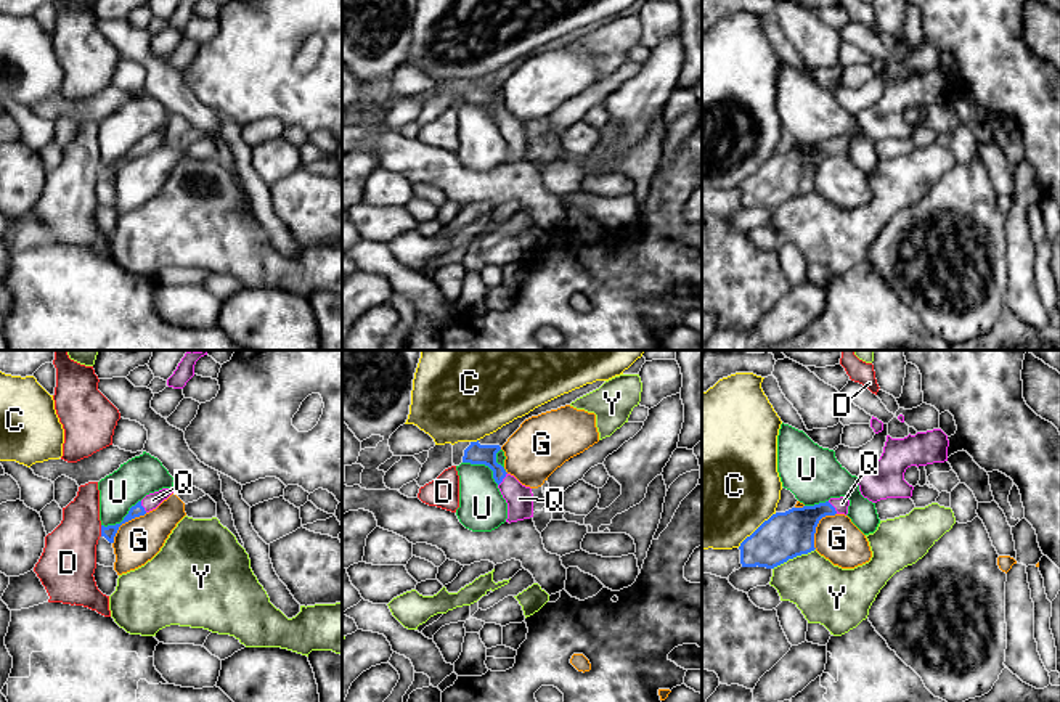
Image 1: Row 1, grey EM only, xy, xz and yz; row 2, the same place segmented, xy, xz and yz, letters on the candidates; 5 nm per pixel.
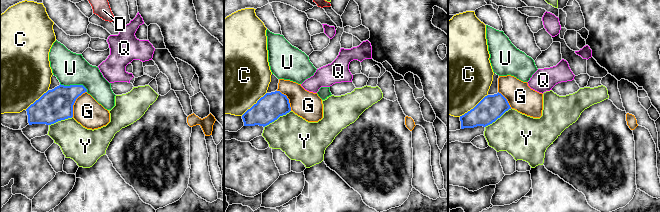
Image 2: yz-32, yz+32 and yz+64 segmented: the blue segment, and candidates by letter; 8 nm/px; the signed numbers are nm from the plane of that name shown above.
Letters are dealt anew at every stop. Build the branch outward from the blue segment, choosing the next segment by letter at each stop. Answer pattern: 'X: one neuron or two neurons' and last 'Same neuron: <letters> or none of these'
C: two neurons
D: two neurons
G: two neurons
Q: one neuron
U: two neurons
Y: two neurons
Same neuron: Q

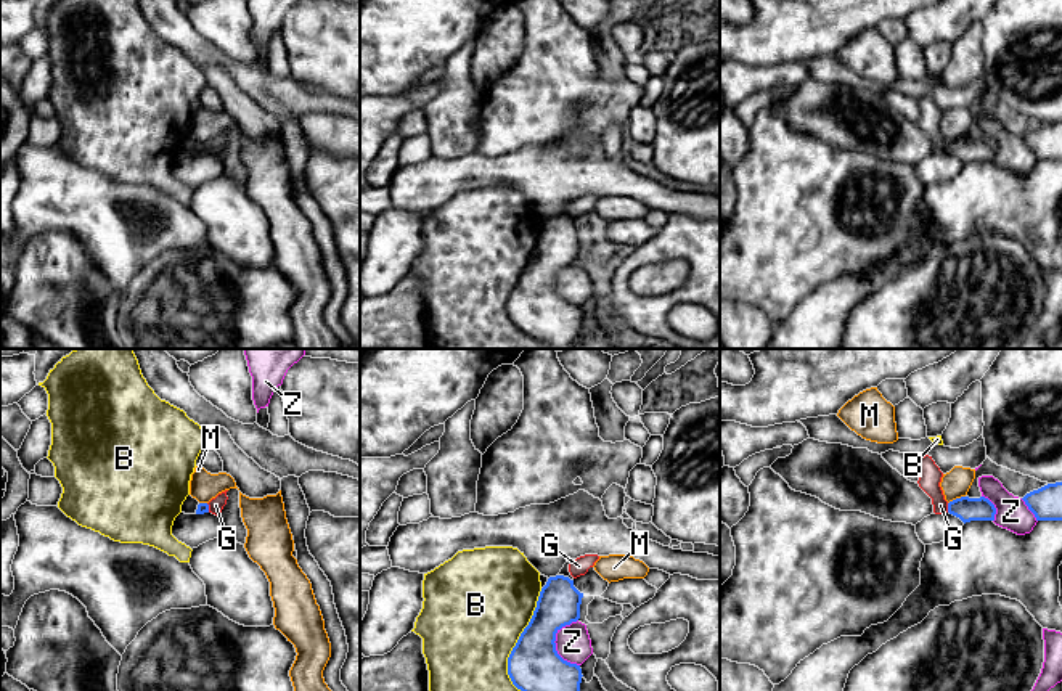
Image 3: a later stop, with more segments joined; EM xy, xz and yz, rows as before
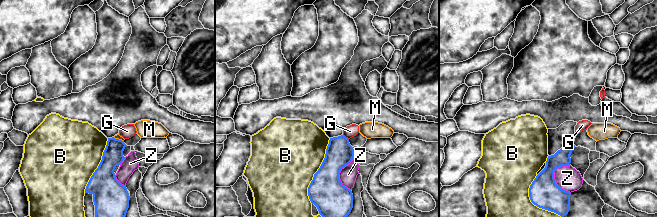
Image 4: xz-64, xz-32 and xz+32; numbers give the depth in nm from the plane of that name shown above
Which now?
B: two neurons
G: two neurons
M: two neurons
Z: two neurons
Same neuron: none of these

